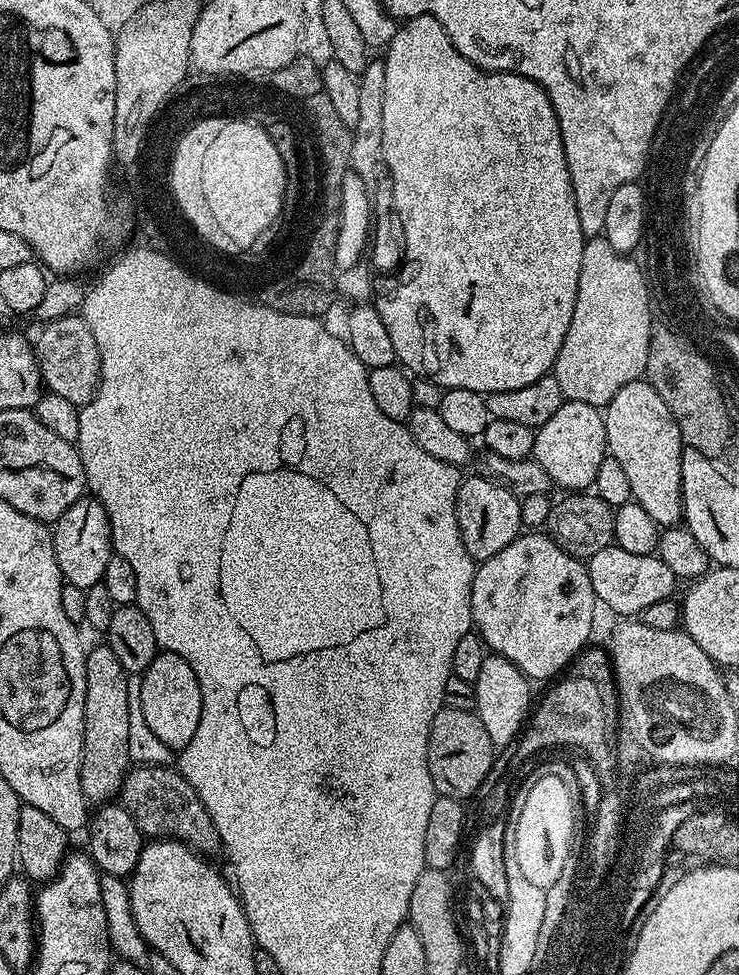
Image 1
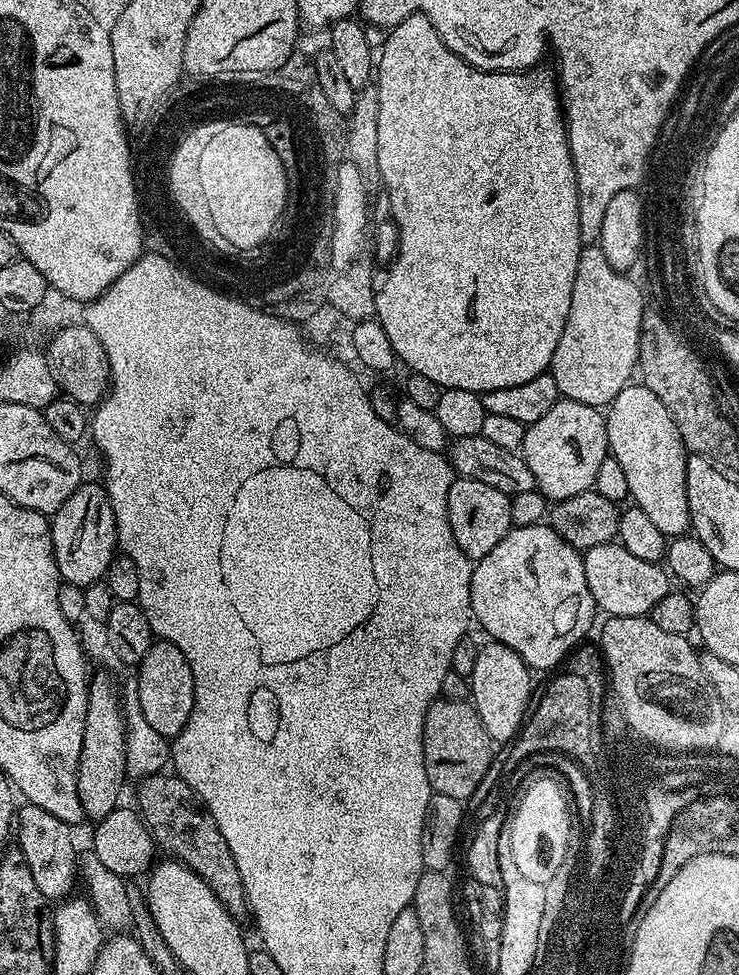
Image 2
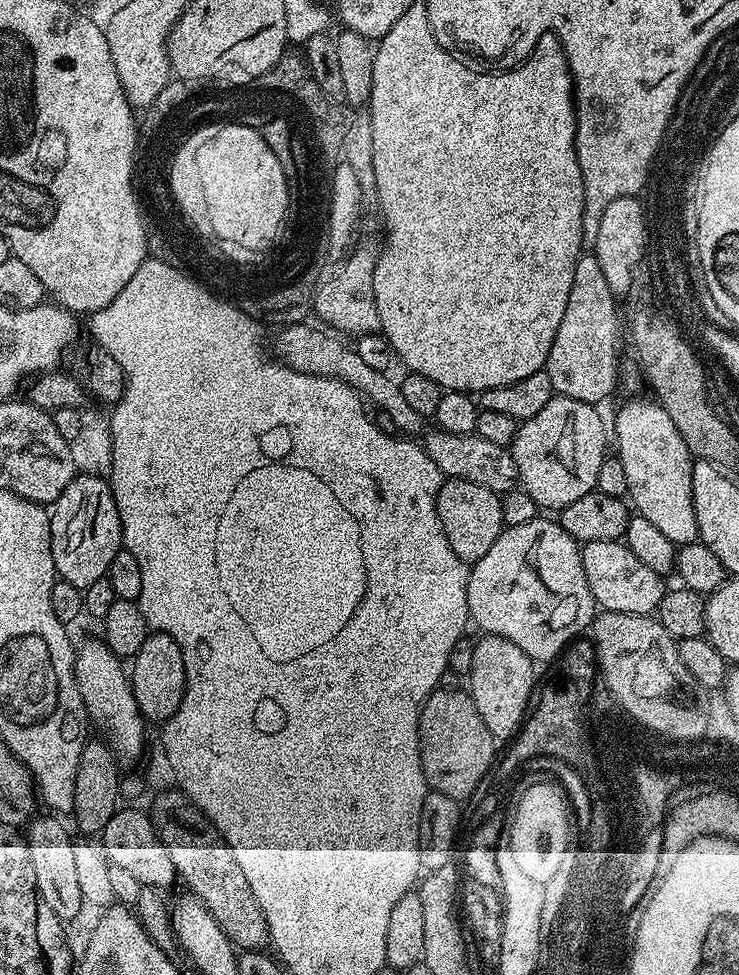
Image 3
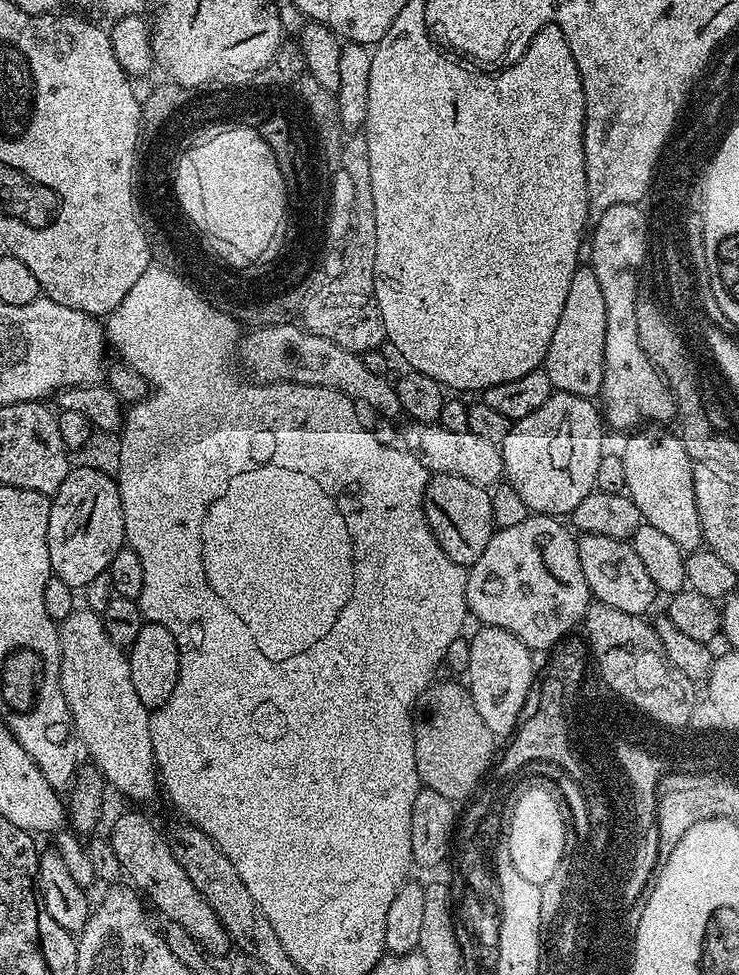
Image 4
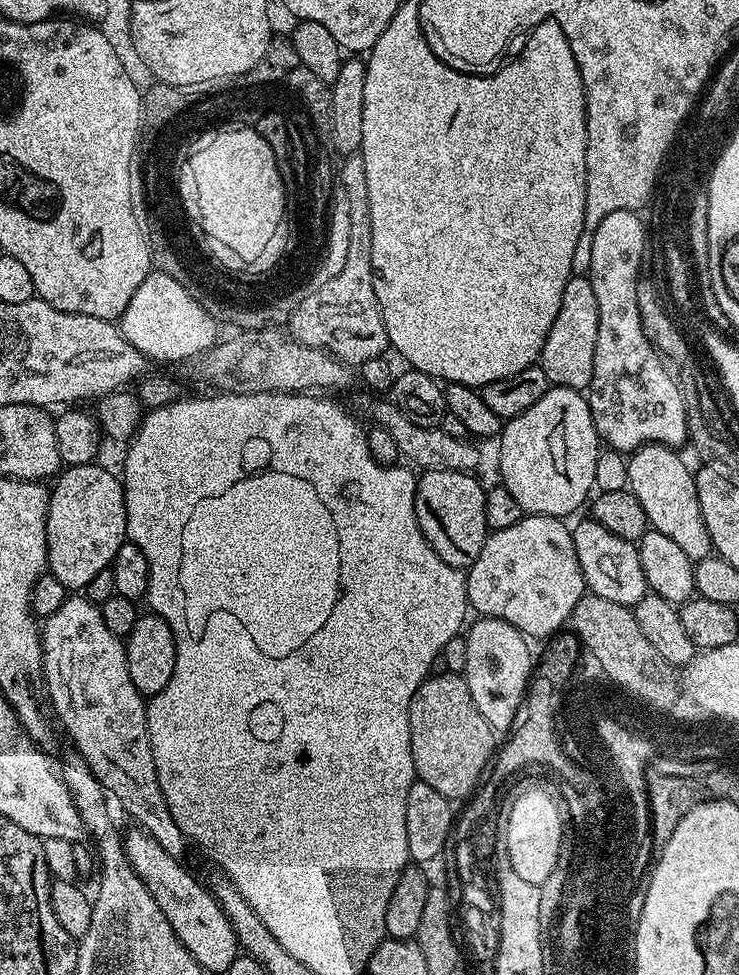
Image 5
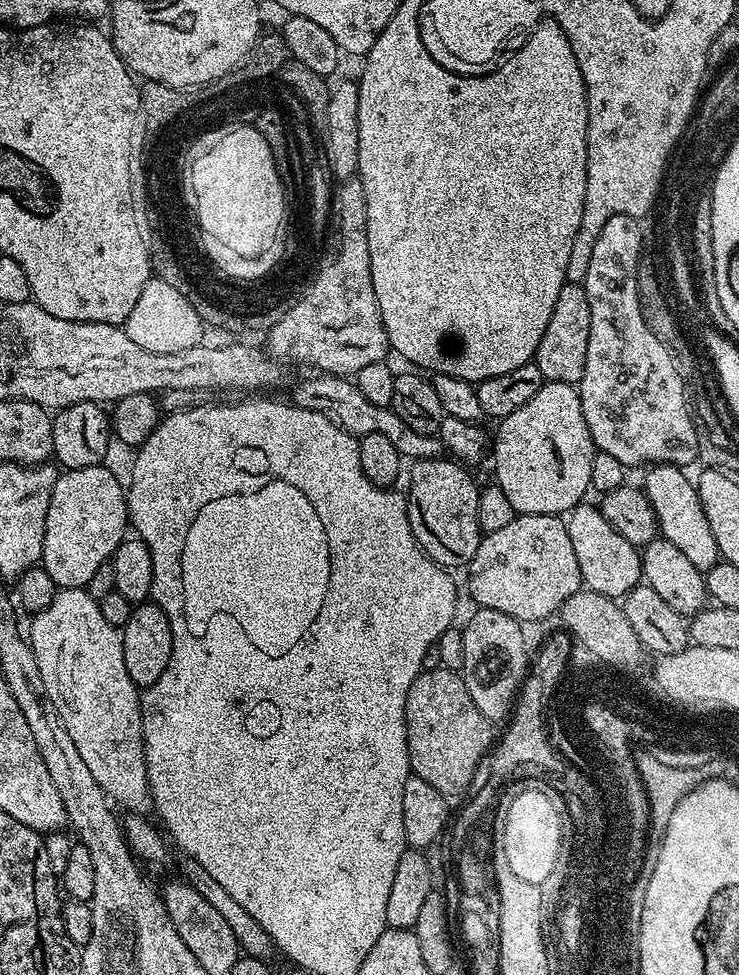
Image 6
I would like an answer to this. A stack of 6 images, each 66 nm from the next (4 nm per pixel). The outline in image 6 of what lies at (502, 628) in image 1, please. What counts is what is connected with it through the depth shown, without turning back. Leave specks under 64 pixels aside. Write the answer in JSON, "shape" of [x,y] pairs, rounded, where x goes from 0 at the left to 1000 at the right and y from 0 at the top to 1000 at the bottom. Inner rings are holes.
{"shape":[[[698,527],[679,544],[651,549],[650,559],[641,572],[631,581],[633,607],[640,621],[663,626],[679,626],[697,636],[736,636],[742,631],[756,629],[758,623],[771,609],[786,606],[788,596],[782,585],[782,571],[771,556],[767,536],[758,529],[712,529]]]}

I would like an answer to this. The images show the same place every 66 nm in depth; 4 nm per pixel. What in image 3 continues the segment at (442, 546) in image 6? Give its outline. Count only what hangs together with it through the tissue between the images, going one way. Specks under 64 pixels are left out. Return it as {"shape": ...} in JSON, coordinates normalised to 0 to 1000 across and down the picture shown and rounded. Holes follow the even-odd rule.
{"shape":[[[602,491],[595,506],[590,508],[590,522],[593,531],[598,535],[598,544],[609,556],[614,568],[620,568],[620,572],[625,572],[629,576],[641,576],[647,572],[652,572],[652,568],[658,568],[658,564],[663,564],[663,560],[668,560],[668,552],[674,552],[674,548],[683,543],[678,510],[658,498],[647,498],[641,494]]]}

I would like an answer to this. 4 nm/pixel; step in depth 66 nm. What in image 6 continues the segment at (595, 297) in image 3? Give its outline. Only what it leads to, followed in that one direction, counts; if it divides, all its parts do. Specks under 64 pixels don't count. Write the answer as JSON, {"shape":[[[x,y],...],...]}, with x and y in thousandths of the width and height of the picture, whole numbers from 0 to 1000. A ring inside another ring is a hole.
{"shape":[[[765,289],[760,297],[755,297],[750,322],[744,322],[744,330],[739,330],[733,351],[728,351],[723,366],[723,372],[728,379],[733,379],[737,391],[783,395],[788,379],[793,379],[793,351],[798,351],[798,310],[793,310],[793,297],[789,290]]]}

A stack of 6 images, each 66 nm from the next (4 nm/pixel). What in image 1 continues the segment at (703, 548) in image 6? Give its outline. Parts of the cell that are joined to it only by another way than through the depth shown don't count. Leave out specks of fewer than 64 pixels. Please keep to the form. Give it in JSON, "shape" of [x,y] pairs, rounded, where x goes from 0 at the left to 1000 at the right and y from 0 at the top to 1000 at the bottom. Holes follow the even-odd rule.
{"shape":[[[867,388],[842,396],[836,404],[816,419],[817,436],[820,437],[820,449],[823,450],[823,462],[827,468],[836,470],[842,477],[842,483],[848,486],[855,504],[855,513],[885,535],[894,539],[915,539],[922,536],[926,528],[926,512],[923,511],[923,466],[927,462],[926,450],[920,447],[917,433],[907,425],[901,412],[890,408],[890,400],[877,394],[876,389]]]}

